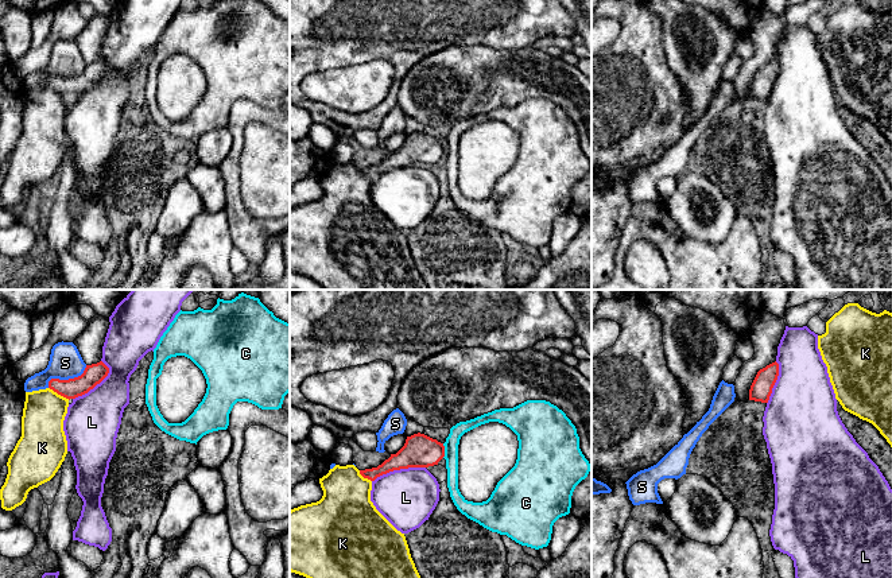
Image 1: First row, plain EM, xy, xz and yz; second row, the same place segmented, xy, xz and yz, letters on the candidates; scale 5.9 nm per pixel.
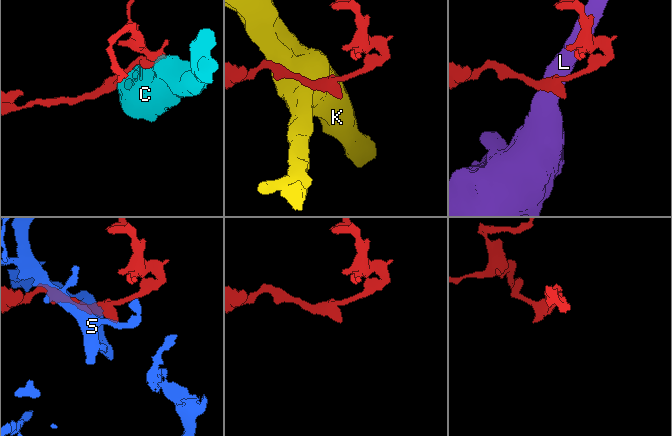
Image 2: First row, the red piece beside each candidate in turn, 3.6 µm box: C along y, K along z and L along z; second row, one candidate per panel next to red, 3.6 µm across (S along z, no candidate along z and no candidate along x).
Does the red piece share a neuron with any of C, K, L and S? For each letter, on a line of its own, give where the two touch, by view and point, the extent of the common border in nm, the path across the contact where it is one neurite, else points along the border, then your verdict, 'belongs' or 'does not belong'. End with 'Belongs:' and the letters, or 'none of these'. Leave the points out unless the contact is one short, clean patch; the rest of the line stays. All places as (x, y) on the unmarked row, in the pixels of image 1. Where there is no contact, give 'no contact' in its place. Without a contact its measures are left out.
C: xz (443, 148) | 90 nm | does not belong
K: xy (59, 92) | 150 nm | along xy (49, 85), (69, 97) | does not belong
L: xz (398, 167) | 340 nm | along xz (425, 165), (394, 167), (377, 174), (372, 179) | does not belong
S: xy (66, 78) | 280 nm | does not belong
Belongs: none of these

